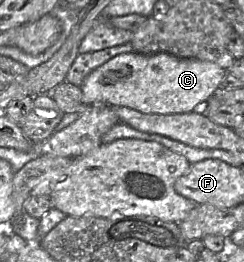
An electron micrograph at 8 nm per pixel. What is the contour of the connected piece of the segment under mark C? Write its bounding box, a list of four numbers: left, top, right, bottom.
[80,52,227,114]

